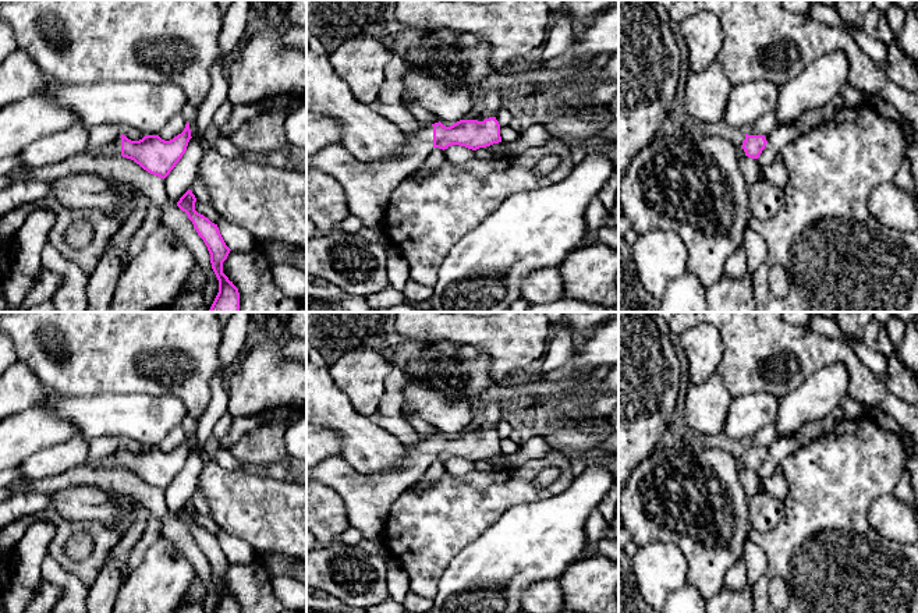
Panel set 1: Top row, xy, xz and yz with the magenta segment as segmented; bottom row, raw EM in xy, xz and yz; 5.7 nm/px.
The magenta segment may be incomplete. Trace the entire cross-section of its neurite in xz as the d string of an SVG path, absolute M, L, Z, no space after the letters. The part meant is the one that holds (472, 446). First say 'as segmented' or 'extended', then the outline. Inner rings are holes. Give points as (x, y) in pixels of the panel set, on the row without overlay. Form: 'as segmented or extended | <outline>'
extended | M496 429L478 432L460 432L450 439L440 433L423 437L421 442L407 446L405 461L397 471L386 474L359 474L343 456L332 456L316 467L306 470L306 483L319 482L330 486L344 502L351 527L359 529L366 539L382 539L386 520L391 506L412 485L419 482L433 460L447 461L451 457L476 463L501 454L500 436Z

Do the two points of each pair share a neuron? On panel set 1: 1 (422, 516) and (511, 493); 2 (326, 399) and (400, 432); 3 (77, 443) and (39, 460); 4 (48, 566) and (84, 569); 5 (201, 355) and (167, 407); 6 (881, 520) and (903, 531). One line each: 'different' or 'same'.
1: same
2: different
3: same
4: different
5: different
6: same

